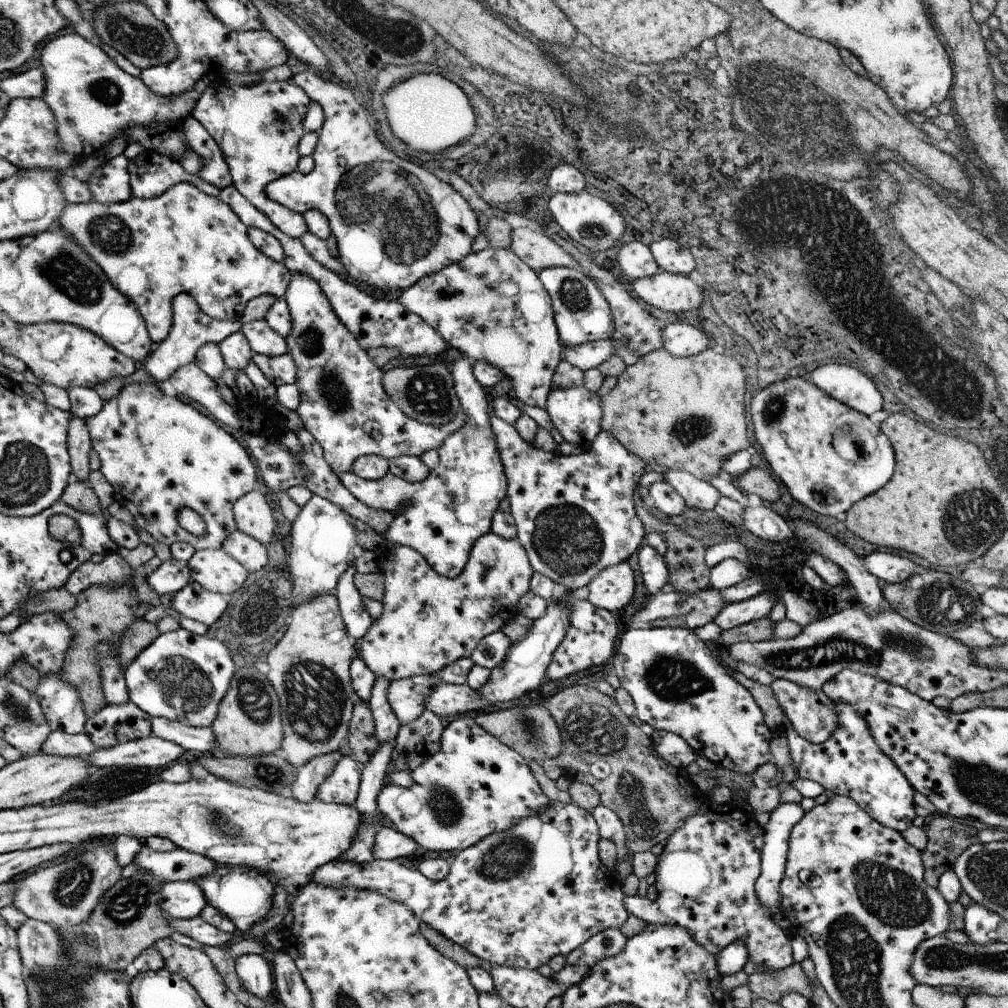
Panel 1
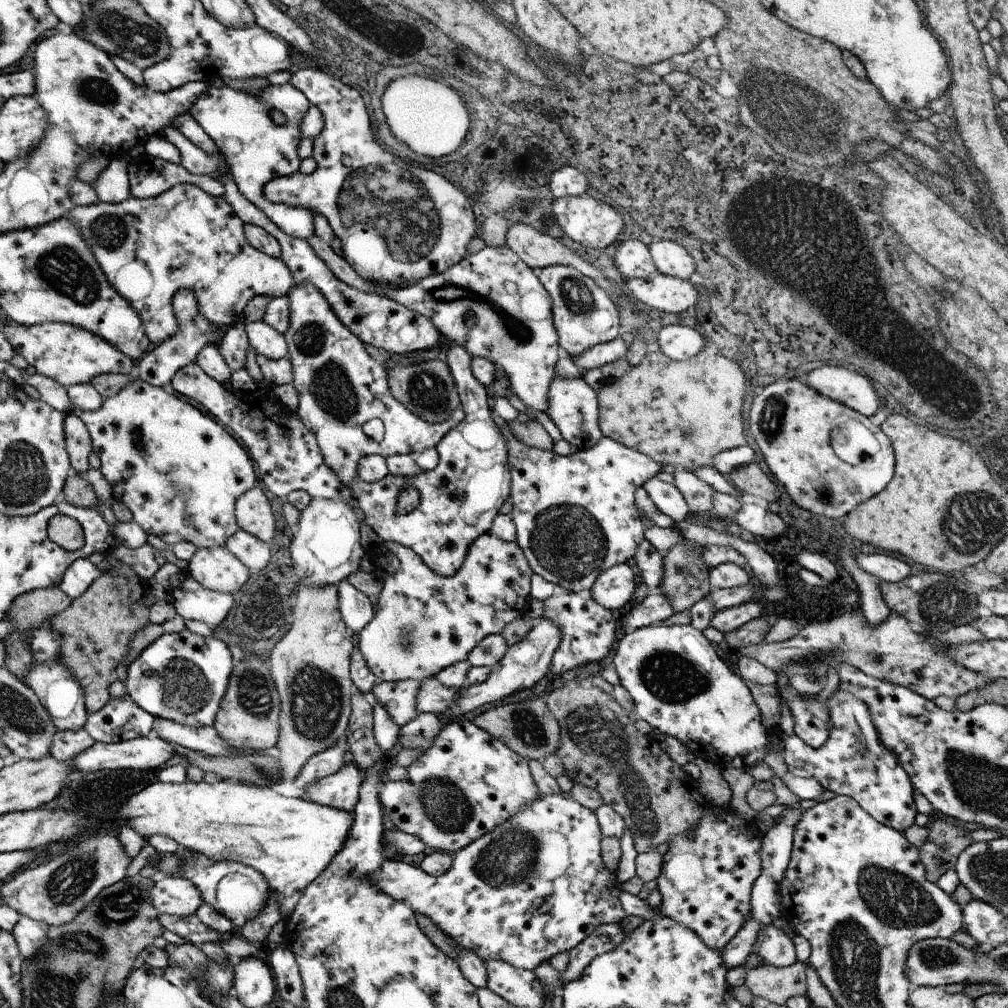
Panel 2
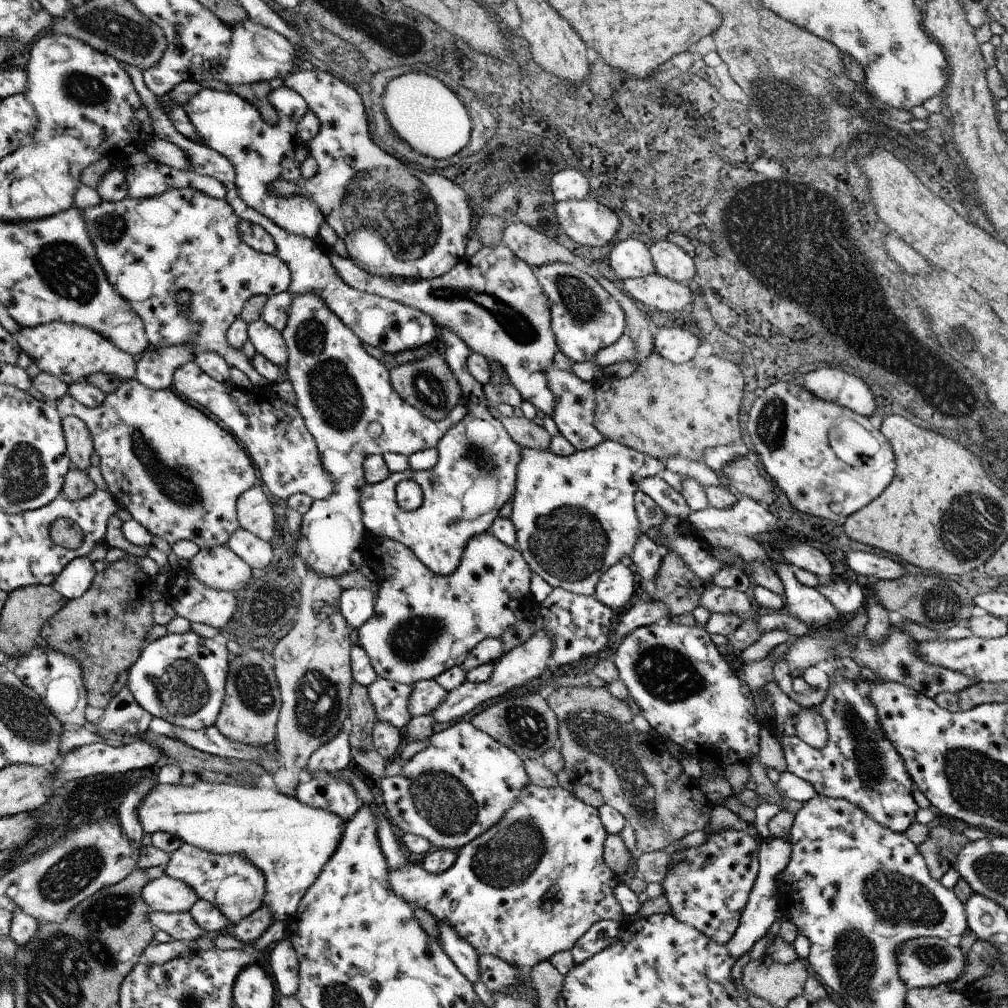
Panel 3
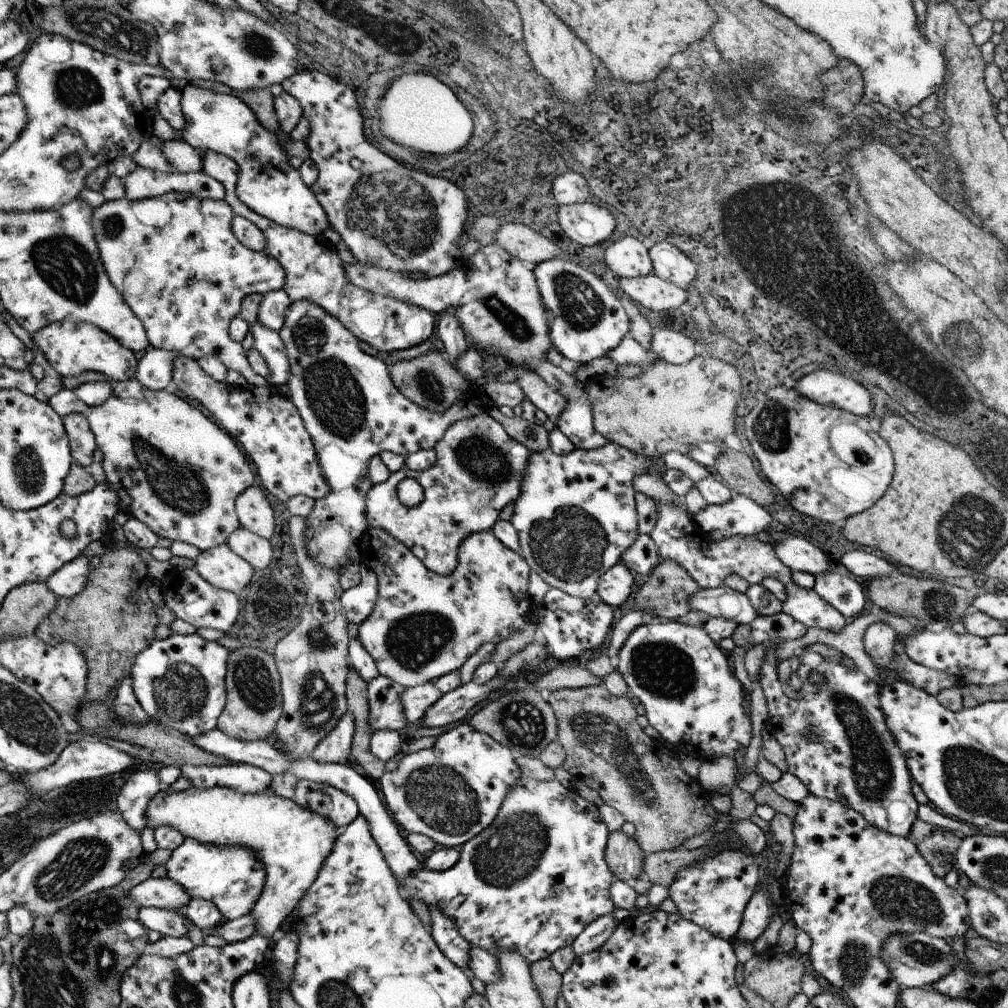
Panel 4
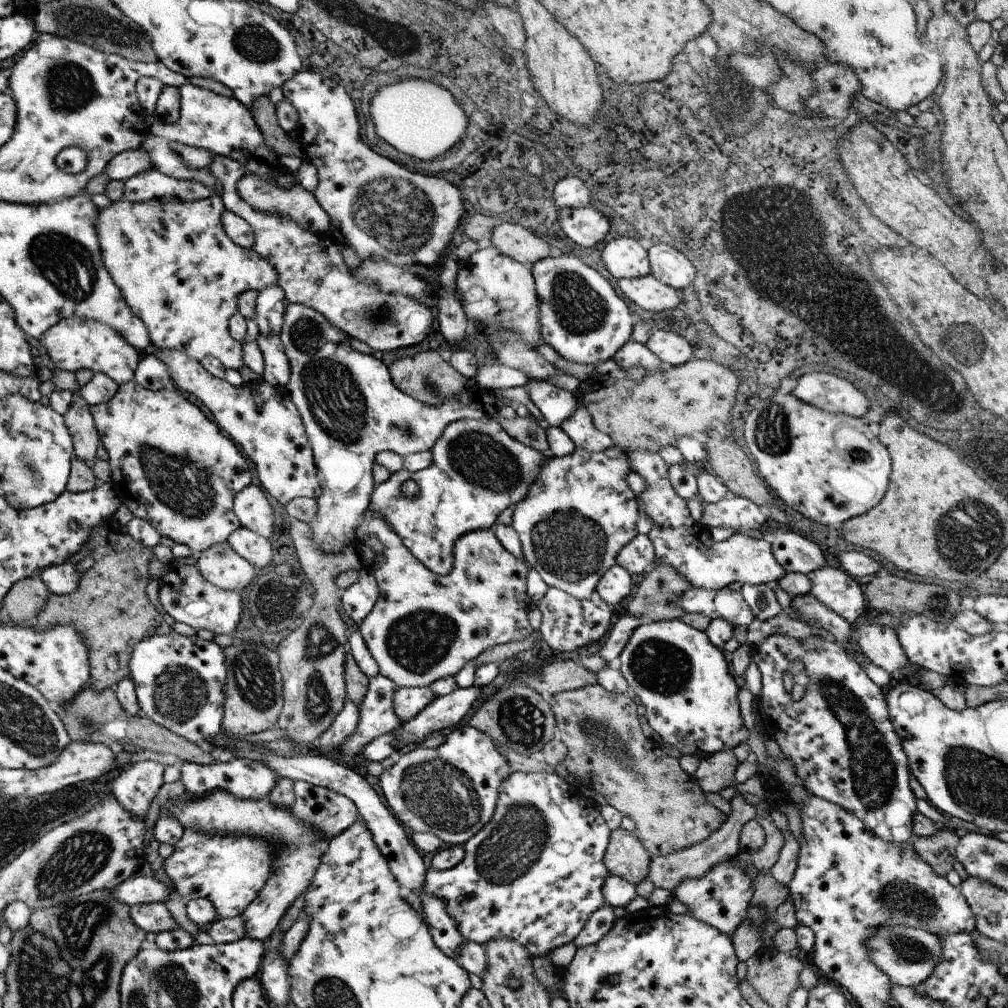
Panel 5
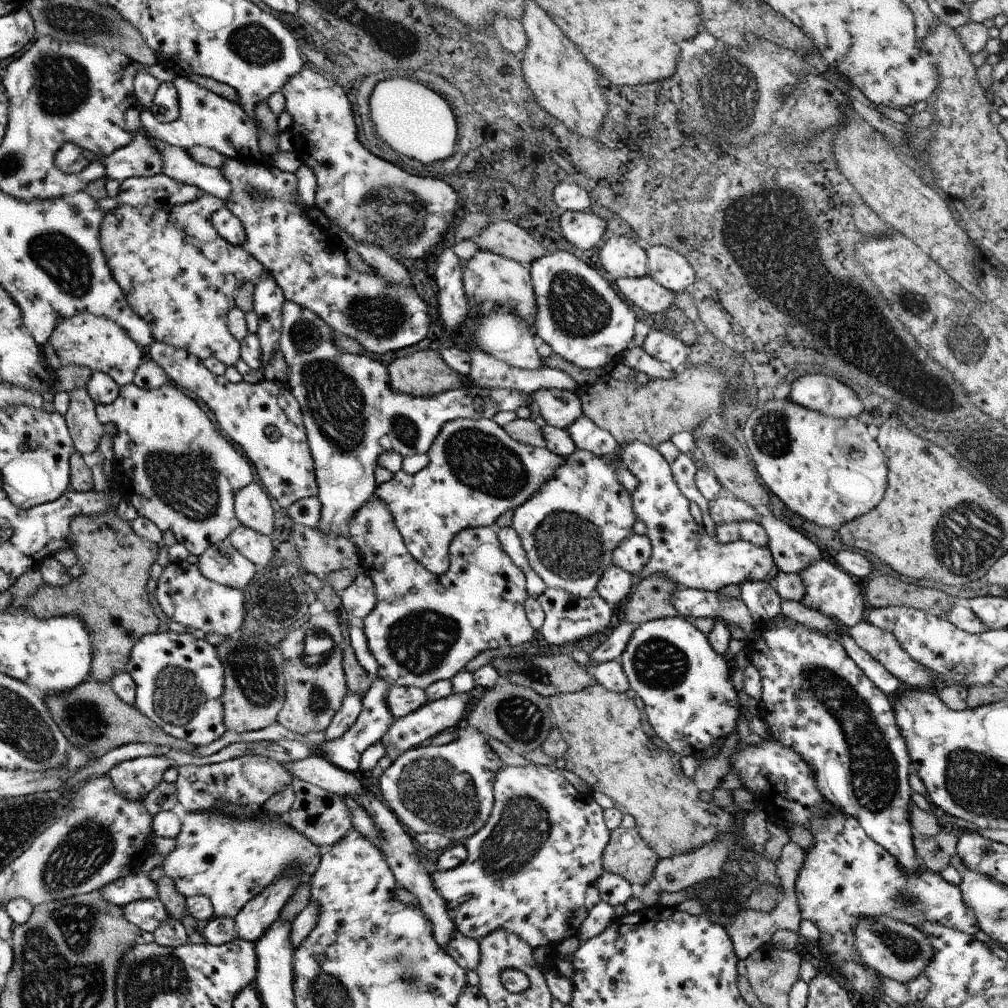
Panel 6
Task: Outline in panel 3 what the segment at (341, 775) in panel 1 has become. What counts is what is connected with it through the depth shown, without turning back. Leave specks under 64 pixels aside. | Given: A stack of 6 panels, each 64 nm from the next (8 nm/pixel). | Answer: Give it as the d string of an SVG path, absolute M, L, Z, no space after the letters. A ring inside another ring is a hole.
M318 775L302 779L294 796L303 803L326 809L348 822L362 804L356 790L346 777Z

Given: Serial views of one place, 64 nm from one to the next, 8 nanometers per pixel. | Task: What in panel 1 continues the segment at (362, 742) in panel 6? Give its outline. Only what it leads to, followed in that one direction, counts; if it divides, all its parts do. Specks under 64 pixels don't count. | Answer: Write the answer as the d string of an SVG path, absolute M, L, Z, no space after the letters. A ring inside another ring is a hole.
M437 674L398 679L393 680L390 683L387 697L394 714L398 717L401 724L416 720L422 714L422 712L424 712L426 697L433 691L435 682L440 682L440 680L437 678Z

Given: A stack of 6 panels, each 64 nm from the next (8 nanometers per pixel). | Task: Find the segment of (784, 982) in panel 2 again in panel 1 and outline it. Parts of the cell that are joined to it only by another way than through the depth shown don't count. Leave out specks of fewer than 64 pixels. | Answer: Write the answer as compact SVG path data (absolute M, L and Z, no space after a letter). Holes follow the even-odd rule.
M793 963L781 970L773 970L774 975L758 972L749 976L747 985L758 998L762 997L770 1002L777 1003L787 992L799 992L808 1000L813 994L811 980L801 963Z

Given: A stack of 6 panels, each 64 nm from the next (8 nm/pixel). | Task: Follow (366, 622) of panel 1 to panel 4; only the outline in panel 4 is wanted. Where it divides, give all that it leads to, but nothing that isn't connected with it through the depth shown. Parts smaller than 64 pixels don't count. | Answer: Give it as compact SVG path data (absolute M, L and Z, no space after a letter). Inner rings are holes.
M360 564L357 567L361 581L355 587L344 590L342 595L343 611L353 626L360 626L374 608L377 596L378 585L375 572Z

